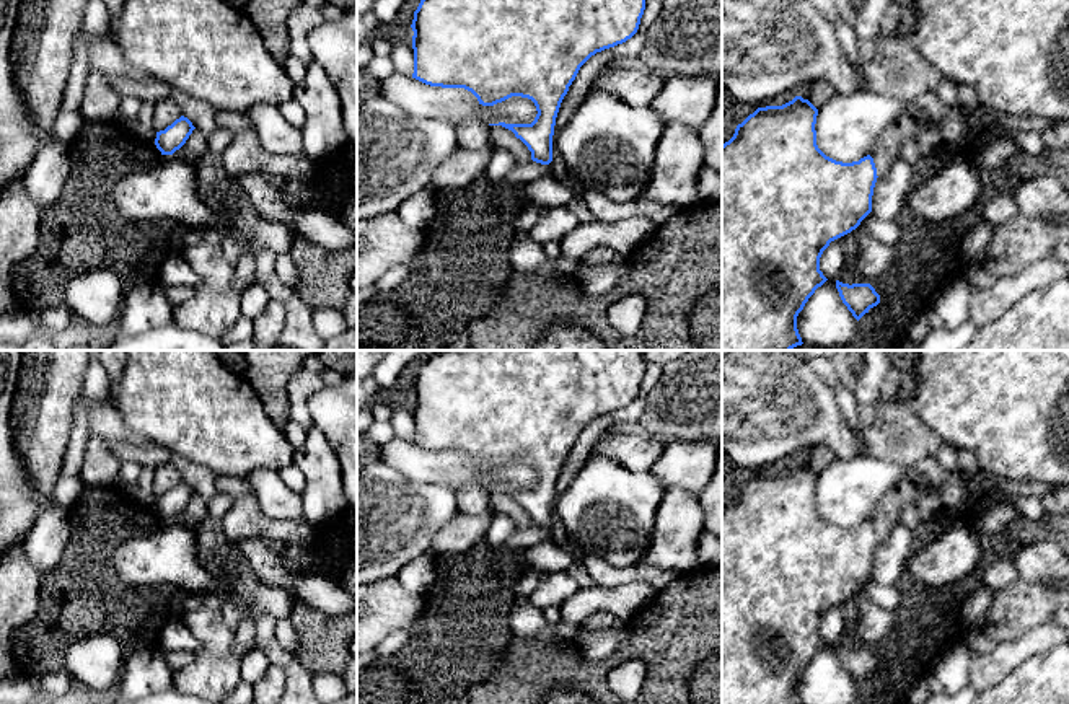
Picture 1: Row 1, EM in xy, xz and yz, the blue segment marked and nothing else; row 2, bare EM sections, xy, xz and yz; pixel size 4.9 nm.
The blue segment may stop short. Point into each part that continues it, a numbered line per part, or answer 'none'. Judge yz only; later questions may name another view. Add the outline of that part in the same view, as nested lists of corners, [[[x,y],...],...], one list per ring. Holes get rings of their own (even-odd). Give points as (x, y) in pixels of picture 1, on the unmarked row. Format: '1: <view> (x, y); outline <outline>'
none

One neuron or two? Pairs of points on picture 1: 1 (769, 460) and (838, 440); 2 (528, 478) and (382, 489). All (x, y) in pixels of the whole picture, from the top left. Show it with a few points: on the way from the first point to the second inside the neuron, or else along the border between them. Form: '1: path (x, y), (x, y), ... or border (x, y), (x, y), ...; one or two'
1: path (786, 450), (809, 439), (822, 439); one
2: border (391, 468), (426, 486); two

